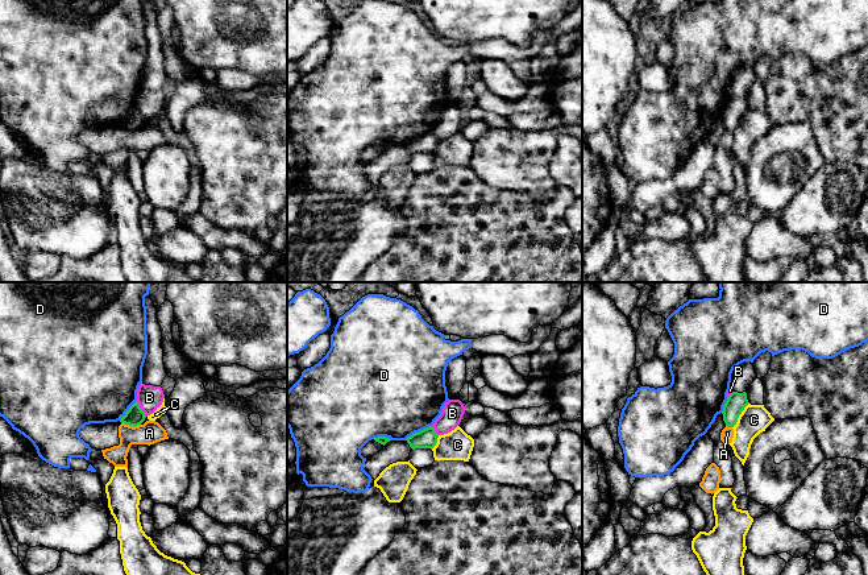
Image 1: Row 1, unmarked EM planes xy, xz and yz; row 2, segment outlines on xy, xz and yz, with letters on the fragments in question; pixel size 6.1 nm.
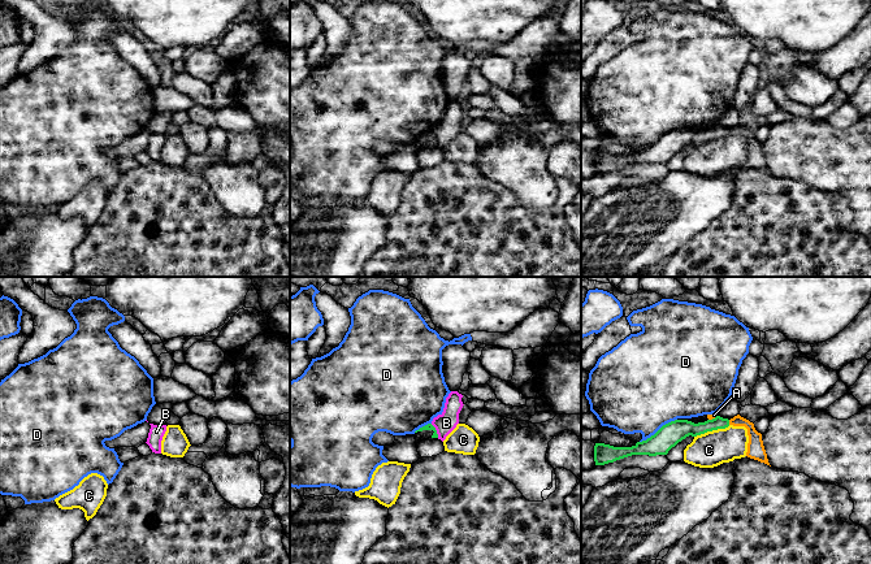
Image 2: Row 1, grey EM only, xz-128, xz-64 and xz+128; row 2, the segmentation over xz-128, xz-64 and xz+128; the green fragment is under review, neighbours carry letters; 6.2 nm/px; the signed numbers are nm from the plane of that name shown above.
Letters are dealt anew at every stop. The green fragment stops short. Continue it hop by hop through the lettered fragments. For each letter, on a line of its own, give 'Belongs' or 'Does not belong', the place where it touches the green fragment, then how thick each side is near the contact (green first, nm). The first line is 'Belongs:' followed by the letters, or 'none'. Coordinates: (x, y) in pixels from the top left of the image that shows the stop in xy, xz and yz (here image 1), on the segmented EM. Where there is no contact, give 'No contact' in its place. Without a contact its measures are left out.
Belongs: none
A: Does not belong. Touches green at xy (131, 425). Thickness 110 nm (green) against 140 nm
B: Does not belong. Touches green at xy (141, 409). Thickness 110 nm (green) against 150 nm
C: Does not belong. Touches green at yz (739, 414). Thickness 120 nm (green) against 180 nm
D: Does not belong. Touches green at xz (419, 431). Thickness 120 nm (green) against 500 nm

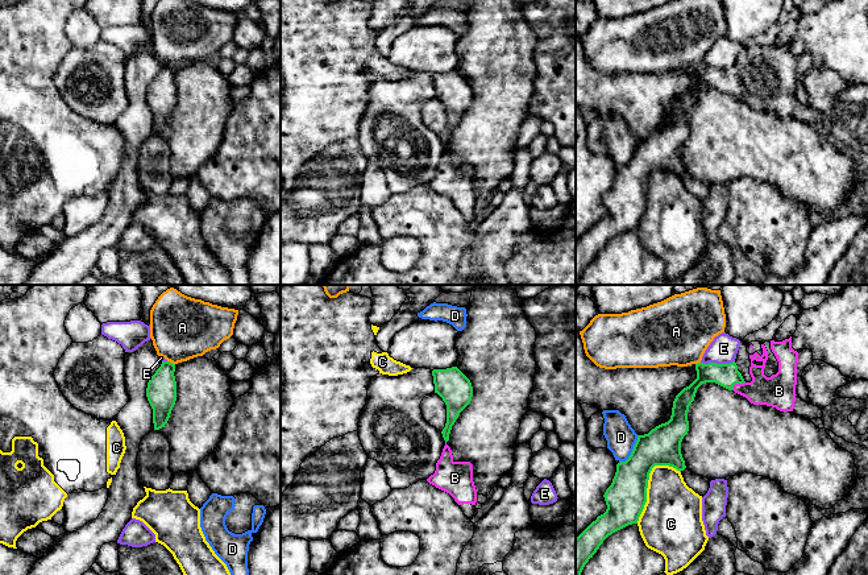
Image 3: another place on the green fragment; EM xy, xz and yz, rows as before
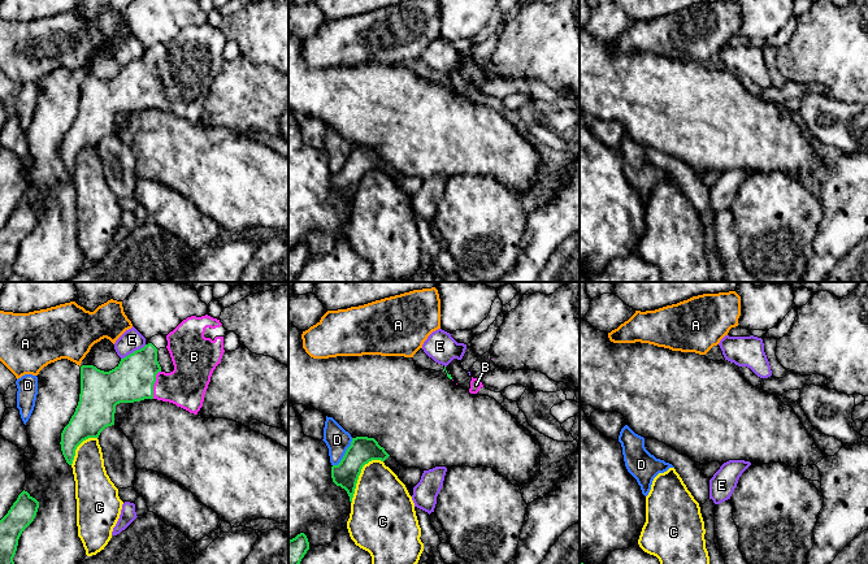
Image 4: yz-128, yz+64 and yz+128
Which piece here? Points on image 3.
Belongs: B
A: Does not belong. Touches green at xy (171, 363). Thickness 190 nm (green) against 380 nm
B: Belongs. Touches green at yz (736, 383). Thickness 140 nm (green) against 190 nm
C: Does not belong. Touches green at yz (647, 483). Thickness 240 nm (green) against 360 nm
D: Does not belong. Touches green at yz (632, 451). Thickness 240 nm (green) against 180 nm
E: Does not belong. Touches green at yz (715, 363). Thickness 140 nm (green) against 170 nm

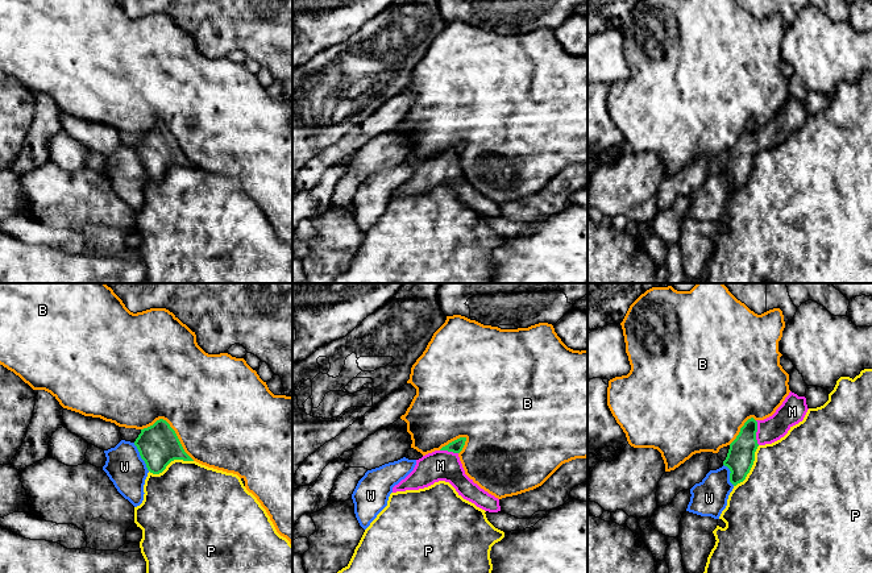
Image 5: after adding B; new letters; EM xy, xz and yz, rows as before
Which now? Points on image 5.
Belongs: M
B: Does not belong. Touches green at xy (171, 428). Thickness 260 nm (green) against 500 nm
M: Belongs. Touches green at yz (756, 431). Thickness 170 nm (green) against 160 nm
P: Does not belong. Touches green at xy (170, 461). Thickness 260 nm (green) against 460 nm
W: Does not belong. Touches green at xy (141, 457). Thickness 260 nm (green) against 240 nm

